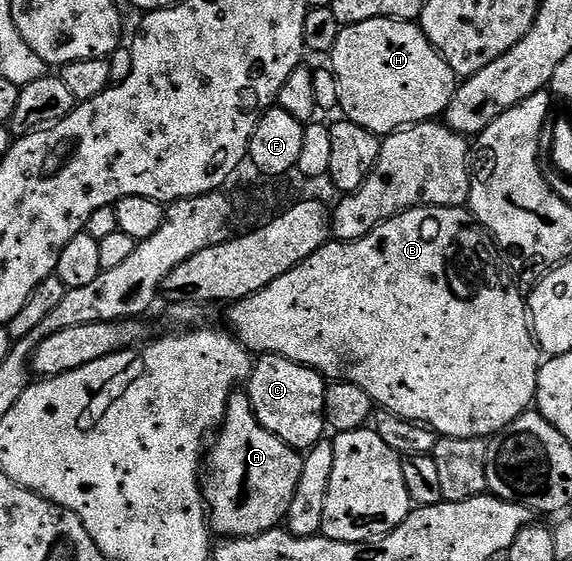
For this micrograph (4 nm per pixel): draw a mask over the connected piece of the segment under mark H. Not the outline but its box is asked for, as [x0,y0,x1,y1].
[328,19,456,137]

